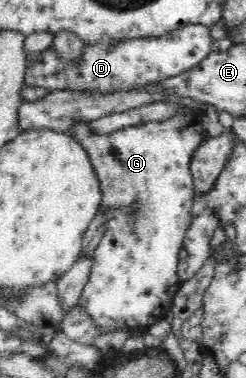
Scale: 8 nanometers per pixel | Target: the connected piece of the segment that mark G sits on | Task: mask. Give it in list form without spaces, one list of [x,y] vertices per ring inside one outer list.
[[[188,108],[174,117],[125,126],[109,132],[109,135],[93,135],[88,122],[77,124],[71,132],[89,154],[91,165],[101,182],[102,205],[108,216],[99,246],[91,255],[93,266],[89,281],[78,300],[81,309],[93,317],[102,331],[126,326],[136,333],[147,331],[149,326],[157,324],[171,311],[173,297],[180,288],[179,252],[183,249],[190,227],[196,193],[190,172],[191,158],[204,140],[205,131],[201,122],[205,116],[202,110]]]

